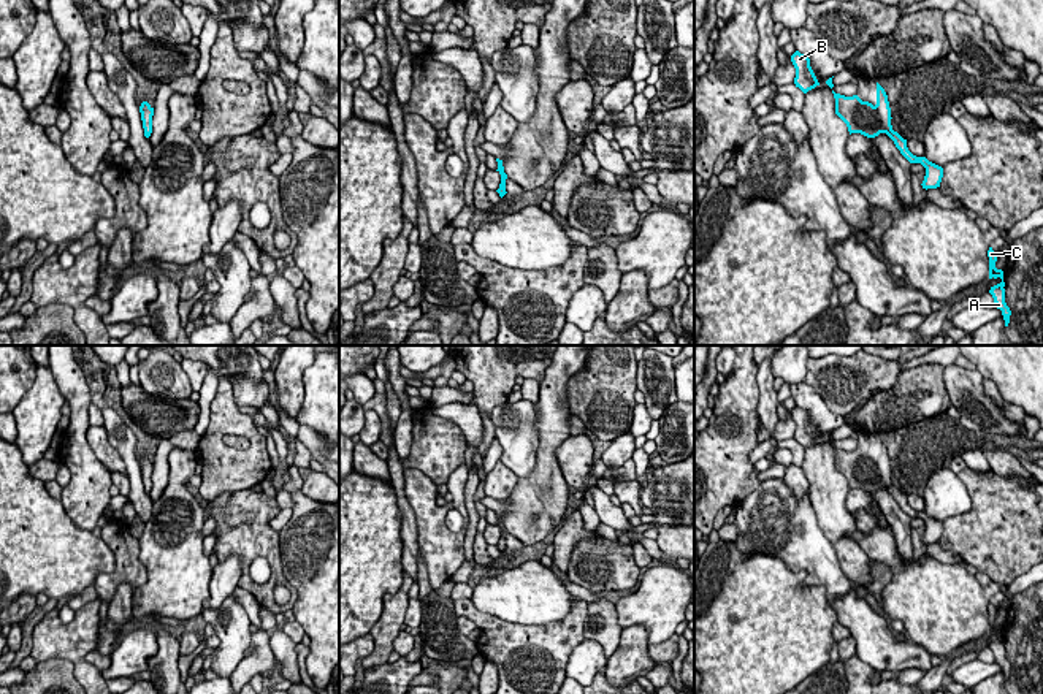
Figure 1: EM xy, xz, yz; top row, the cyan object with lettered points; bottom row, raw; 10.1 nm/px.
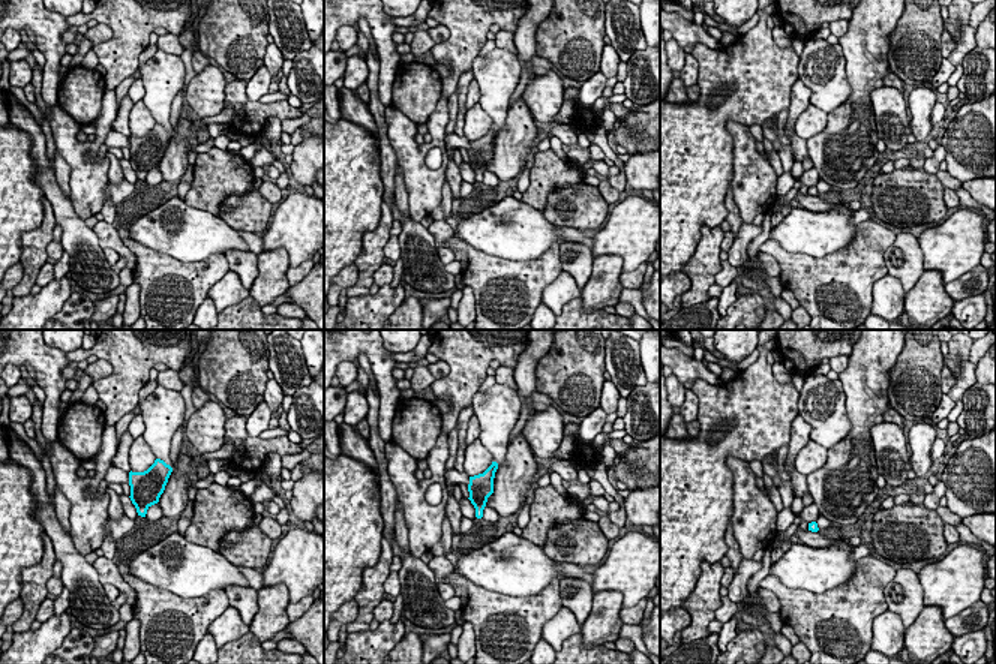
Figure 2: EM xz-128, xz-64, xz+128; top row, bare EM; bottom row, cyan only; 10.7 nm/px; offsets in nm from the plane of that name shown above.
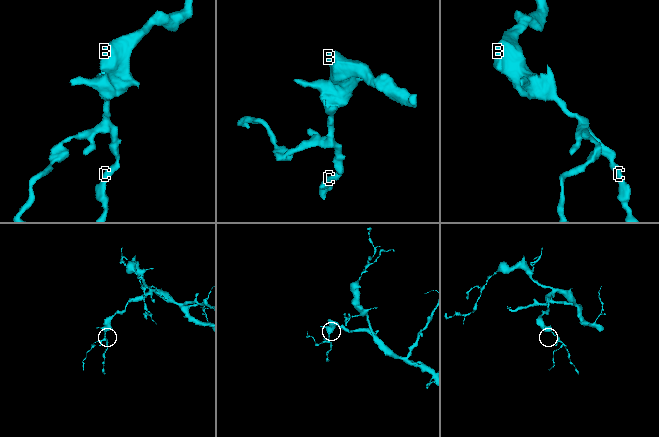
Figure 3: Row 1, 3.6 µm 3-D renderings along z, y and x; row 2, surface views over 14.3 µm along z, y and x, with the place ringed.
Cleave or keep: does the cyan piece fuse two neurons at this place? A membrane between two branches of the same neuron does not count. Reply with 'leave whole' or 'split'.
leave whole

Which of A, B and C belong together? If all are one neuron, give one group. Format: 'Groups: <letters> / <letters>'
Groups: A B C

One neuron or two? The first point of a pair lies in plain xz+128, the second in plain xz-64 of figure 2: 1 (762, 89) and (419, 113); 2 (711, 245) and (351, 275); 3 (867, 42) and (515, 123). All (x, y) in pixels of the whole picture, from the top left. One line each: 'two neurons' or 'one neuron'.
1: one neuron
2: two neurons
3: one neuron

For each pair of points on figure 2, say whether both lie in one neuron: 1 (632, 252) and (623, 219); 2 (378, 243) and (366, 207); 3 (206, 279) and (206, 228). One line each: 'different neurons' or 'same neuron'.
1: same neuron
2: different neurons
3: different neurons

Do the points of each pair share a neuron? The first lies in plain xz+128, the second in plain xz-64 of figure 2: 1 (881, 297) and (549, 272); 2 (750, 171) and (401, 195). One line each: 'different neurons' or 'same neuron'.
1: different neurons
2: different neurons

